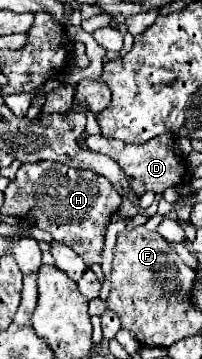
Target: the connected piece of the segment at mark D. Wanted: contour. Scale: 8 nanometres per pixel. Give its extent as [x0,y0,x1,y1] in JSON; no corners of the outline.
[86,135,186,195]

